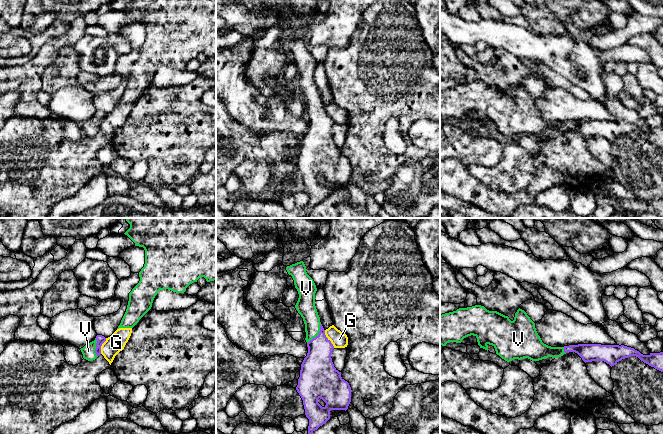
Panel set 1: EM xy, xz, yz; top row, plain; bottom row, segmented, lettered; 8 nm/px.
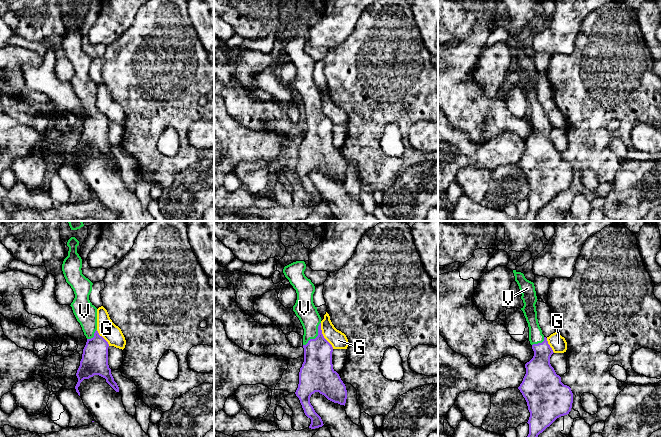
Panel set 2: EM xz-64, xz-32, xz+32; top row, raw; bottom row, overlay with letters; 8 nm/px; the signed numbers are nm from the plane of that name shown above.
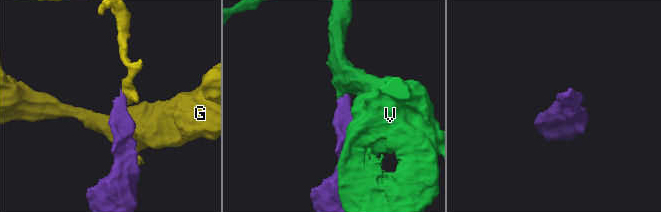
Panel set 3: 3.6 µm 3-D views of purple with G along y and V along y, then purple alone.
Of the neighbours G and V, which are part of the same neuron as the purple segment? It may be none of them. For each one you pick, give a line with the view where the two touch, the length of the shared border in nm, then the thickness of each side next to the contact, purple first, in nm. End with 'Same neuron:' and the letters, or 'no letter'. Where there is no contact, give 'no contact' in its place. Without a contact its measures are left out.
V: meets purple in xz; contact 200 nm long; 240 nm thick on the purple side, 150 nm on the other
Same neuron: V

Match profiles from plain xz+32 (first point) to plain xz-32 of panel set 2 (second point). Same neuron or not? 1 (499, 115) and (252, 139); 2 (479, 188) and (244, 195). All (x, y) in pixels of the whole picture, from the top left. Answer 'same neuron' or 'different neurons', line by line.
1: different neurons
2: different neurons

